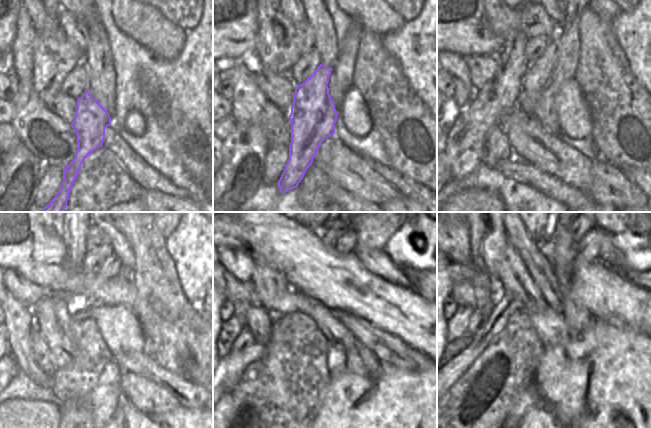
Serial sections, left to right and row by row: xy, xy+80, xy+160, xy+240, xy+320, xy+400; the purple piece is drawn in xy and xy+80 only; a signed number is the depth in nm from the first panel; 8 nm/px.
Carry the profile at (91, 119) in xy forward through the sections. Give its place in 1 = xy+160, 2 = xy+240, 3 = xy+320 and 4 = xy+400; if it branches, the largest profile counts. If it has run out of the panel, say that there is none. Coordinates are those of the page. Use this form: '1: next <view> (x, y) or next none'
1: next xy+160 (538, 73)
2: next xy+240 (111, 265)
3: next xy+320 (347, 242)
4: next xy+400 (577, 232)

